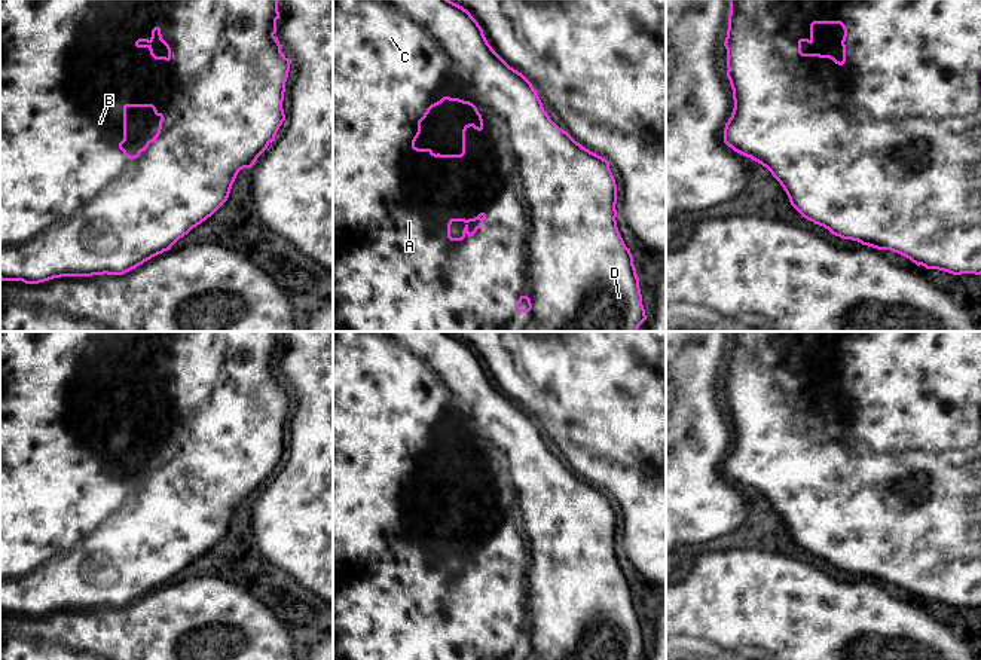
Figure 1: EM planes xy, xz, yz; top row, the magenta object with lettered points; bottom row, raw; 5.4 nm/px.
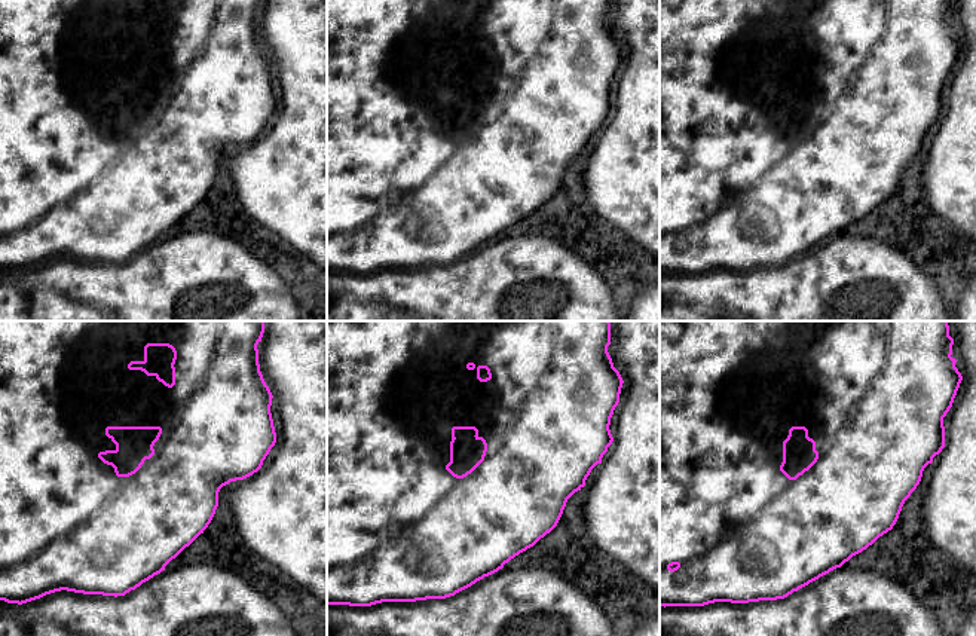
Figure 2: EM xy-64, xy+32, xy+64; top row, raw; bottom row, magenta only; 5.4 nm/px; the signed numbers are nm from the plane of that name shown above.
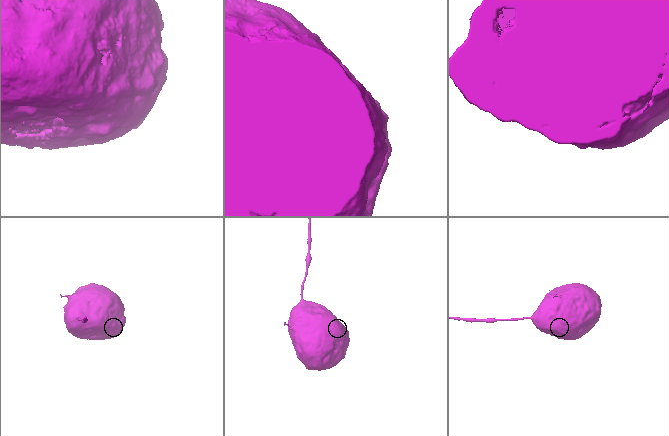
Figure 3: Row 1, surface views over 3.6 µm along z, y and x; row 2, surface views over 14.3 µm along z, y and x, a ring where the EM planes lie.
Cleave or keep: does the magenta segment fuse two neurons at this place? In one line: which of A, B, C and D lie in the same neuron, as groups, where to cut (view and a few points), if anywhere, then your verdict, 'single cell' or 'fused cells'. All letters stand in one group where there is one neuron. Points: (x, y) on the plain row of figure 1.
A B C D | no cut | single cell

